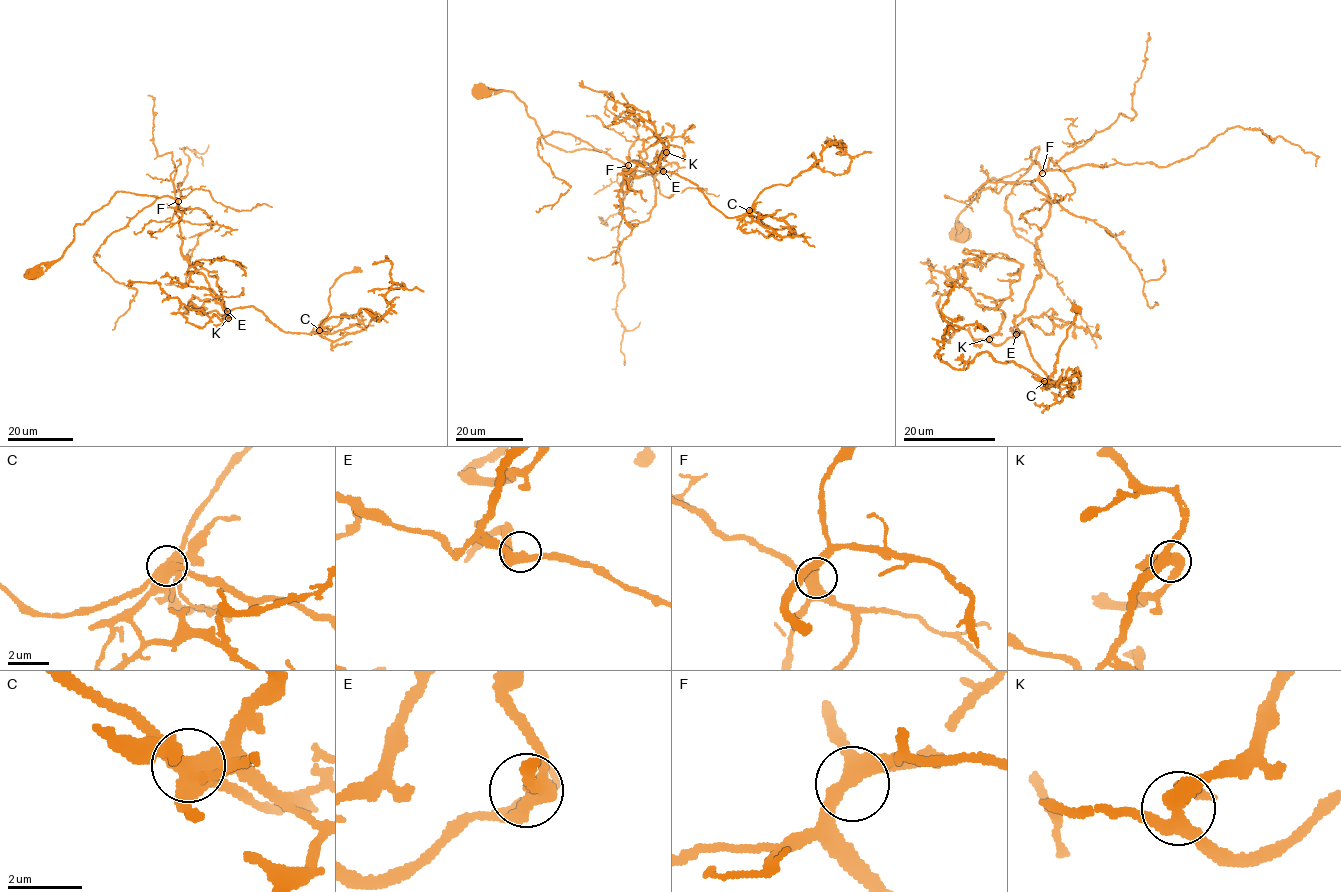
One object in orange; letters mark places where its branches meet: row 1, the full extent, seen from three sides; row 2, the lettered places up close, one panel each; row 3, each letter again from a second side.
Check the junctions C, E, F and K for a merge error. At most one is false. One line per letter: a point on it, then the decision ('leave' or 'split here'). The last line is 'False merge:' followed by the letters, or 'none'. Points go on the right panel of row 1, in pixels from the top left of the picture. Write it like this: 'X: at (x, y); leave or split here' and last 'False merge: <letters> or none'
C: at (1044, 381); split here
E: at (1016, 334); leave
F: at (1042, 173); leave
K: at (989, 339); leave
False merge: C

